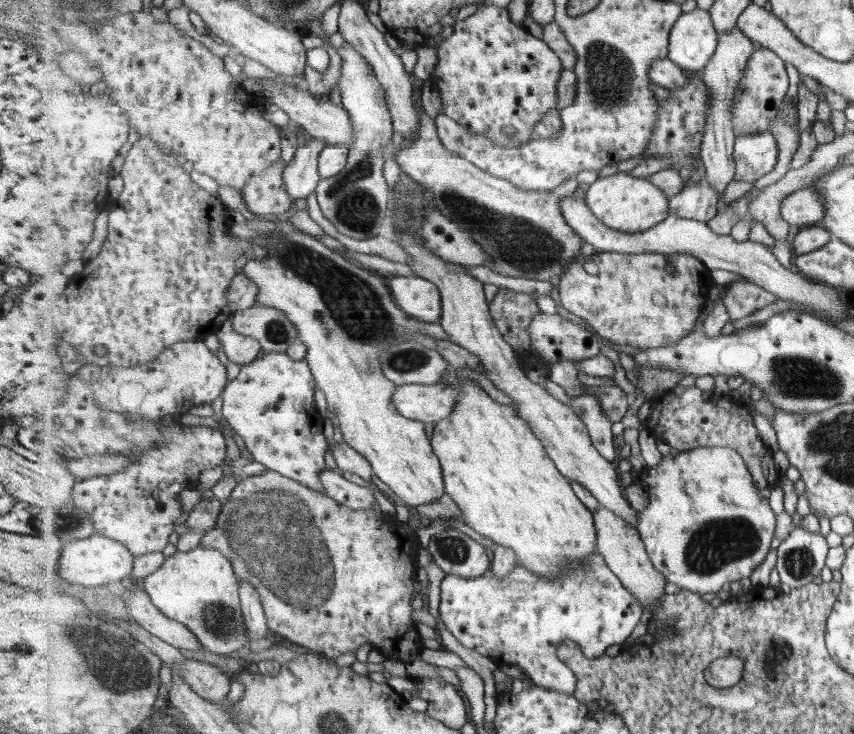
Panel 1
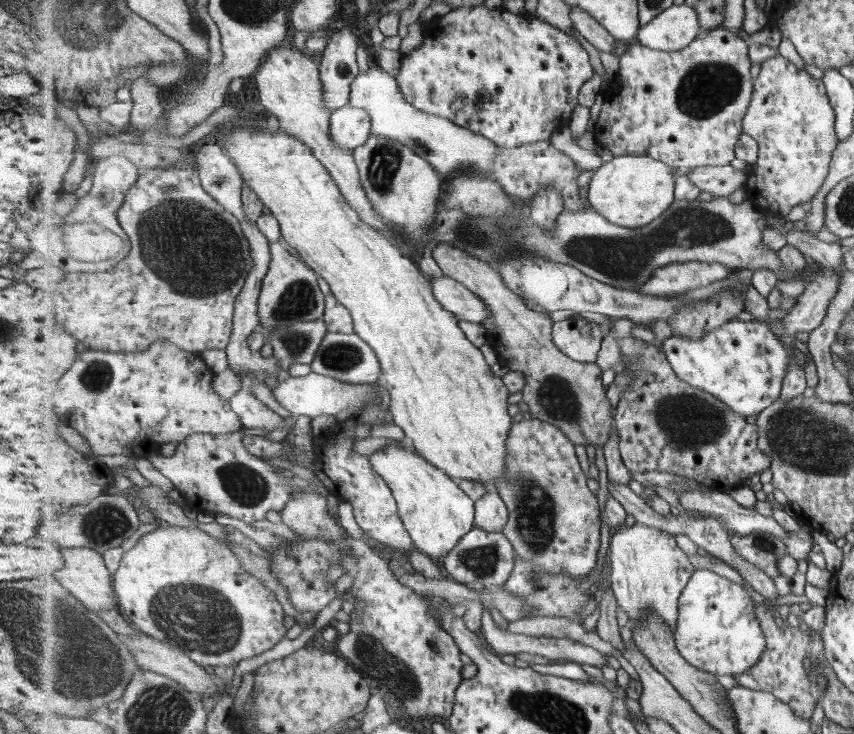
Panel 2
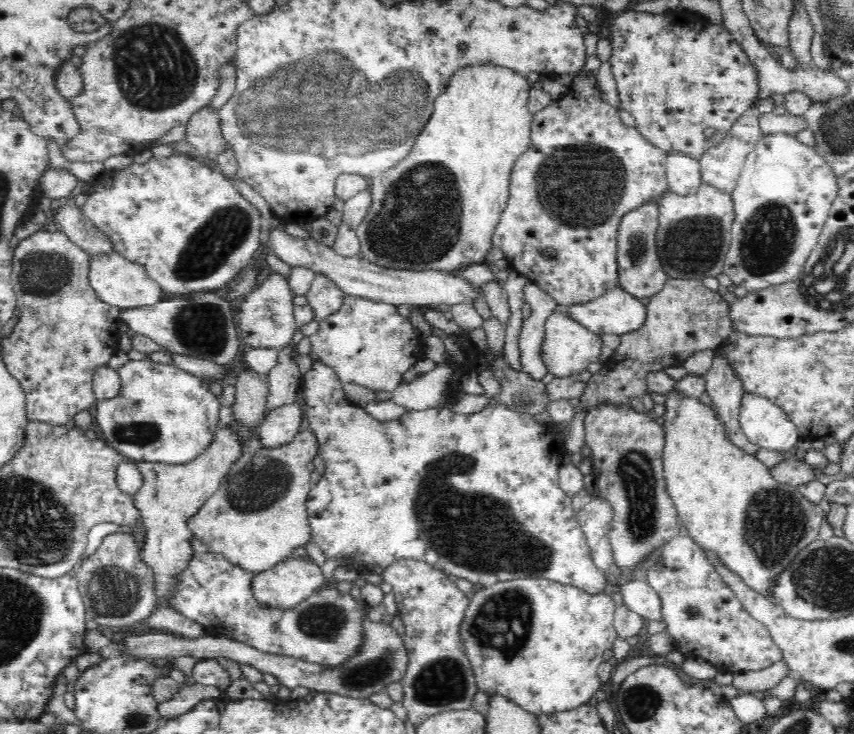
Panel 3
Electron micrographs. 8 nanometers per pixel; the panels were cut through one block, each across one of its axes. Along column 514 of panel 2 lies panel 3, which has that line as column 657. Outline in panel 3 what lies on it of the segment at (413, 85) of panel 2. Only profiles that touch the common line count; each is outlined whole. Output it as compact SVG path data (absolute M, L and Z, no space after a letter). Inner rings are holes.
M624 10L619 16L614 18L612 22L612 29L608 32L611 43L611 56L609 62L611 63L611 70L616 82L618 90L620 109L628 112L636 119L635 128L640 131L640 134L646 140L649 140L656 148L661 148L665 151L682 151L688 155L699 159L703 152L706 152L713 144L720 144L728 130L748 111L755 108L756 100L760 96L760 80L759 70L755 66L755 62L748 57L747 52L743 46L735 40L734 35L730 29L724 24L710 24L710 22L682 22L680 18L672 18L670 12L664 14L648 14L641 11L627 11Z

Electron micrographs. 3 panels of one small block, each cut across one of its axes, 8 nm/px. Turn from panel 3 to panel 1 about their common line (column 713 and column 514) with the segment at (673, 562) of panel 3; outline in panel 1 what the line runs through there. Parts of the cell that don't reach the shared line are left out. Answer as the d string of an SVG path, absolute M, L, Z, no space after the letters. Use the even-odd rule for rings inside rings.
M598 552L590 556L590 562L562 572L559 579L547 579L517 563L515 569L505 577L485 574L479 577L462 577L449 573L440 584L441 619L461 644L483 654L491 660L506 661L508 665L520 666L527 677L535 684L549 689L557 689L565 694L575 694L578 677L562 660L557 658L557 646L563 640L572 640L580 645L585 657L598 660L605 650L613 644L625 642L639 620L643 618L643 608L630 590L625 588L620 578L606 564L605 558Z

